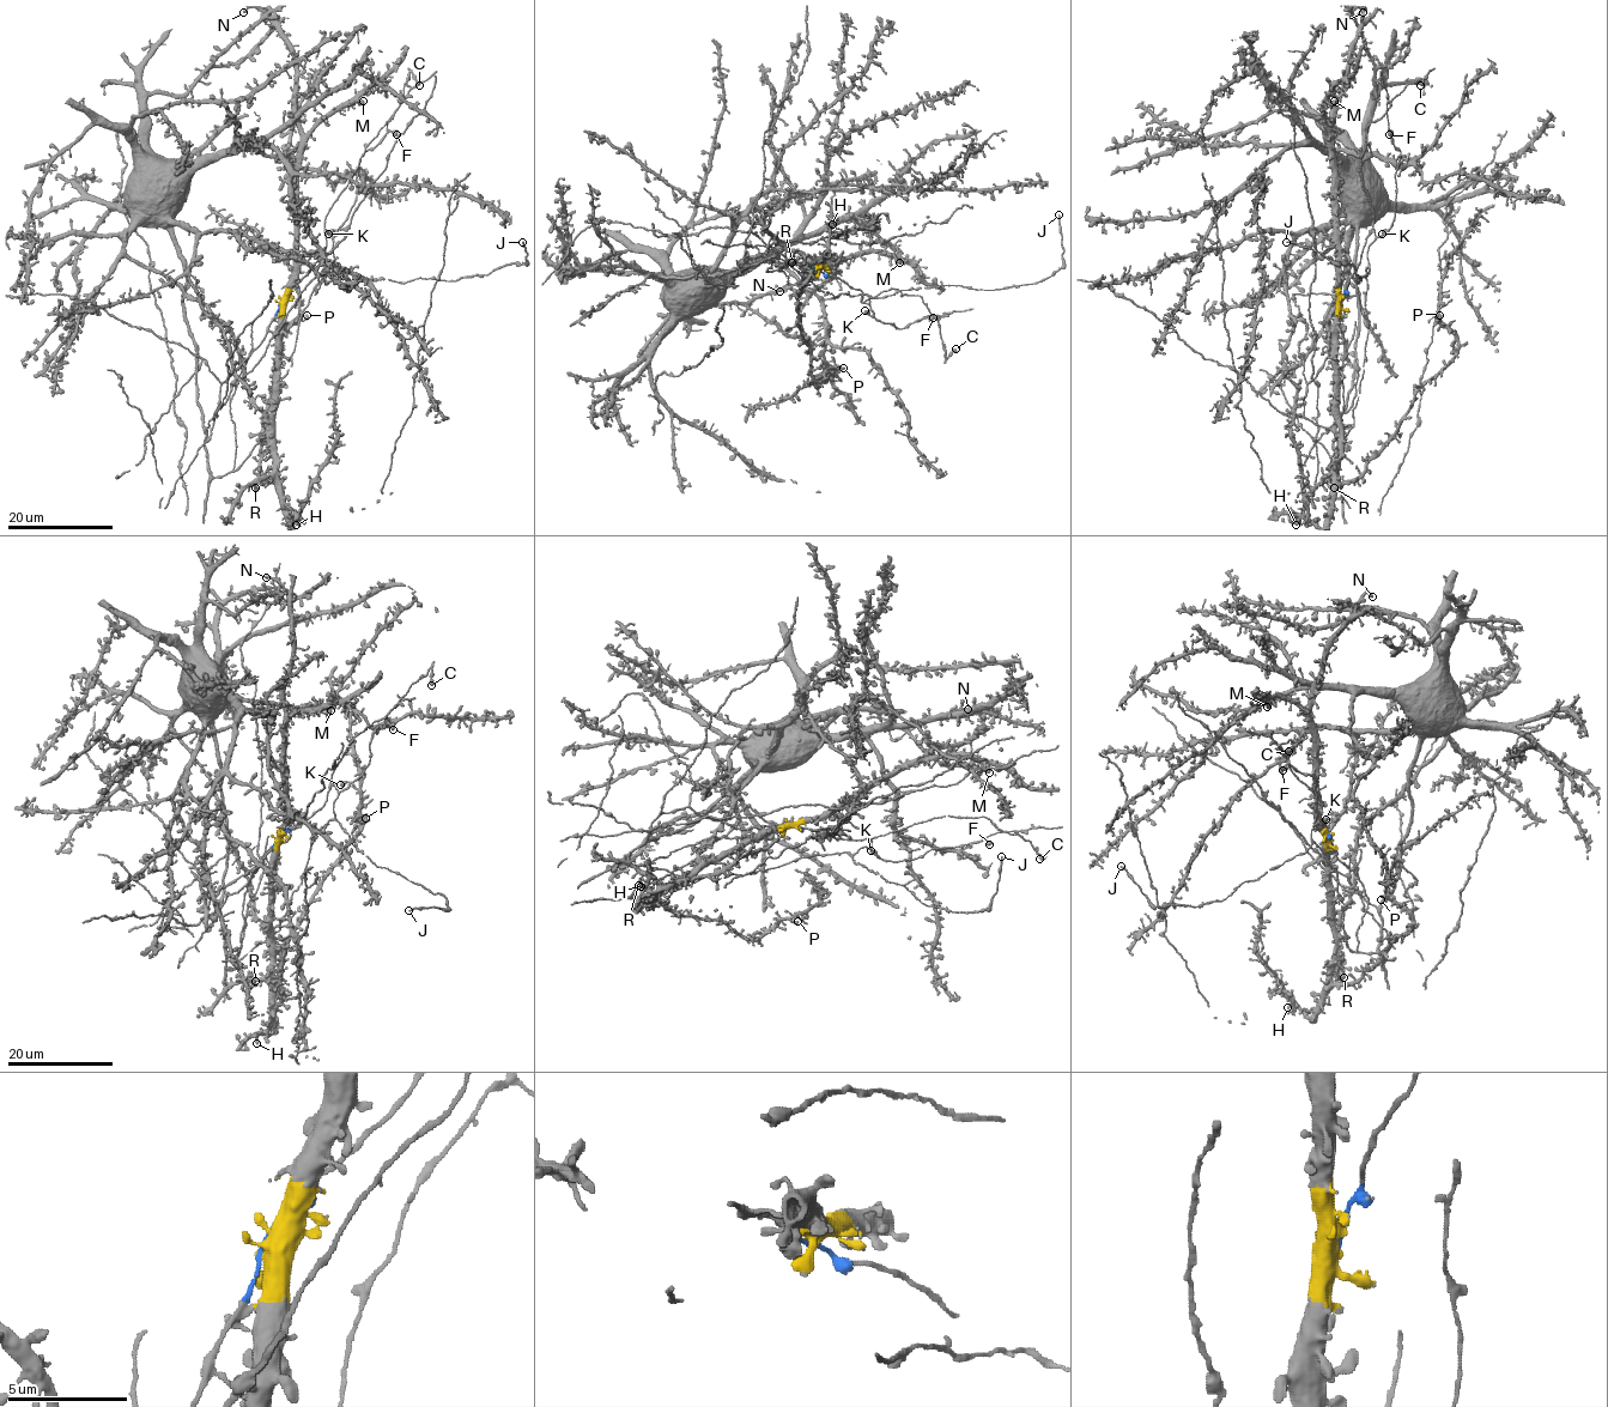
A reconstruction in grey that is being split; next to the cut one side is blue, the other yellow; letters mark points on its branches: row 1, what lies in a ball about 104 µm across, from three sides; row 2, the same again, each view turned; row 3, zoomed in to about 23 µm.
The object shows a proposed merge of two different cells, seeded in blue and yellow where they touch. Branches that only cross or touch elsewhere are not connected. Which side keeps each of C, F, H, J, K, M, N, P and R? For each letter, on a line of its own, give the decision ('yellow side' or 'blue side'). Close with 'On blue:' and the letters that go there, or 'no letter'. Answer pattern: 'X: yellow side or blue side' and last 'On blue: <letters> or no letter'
C: blue side
F: blue side
H: yellow side
J: blue side
K: blue side
M: yellow side
N: yellow side
P: yellow side
R: yellow side
On blue: C, F, J, K

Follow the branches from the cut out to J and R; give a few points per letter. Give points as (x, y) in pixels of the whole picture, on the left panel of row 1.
J: (280, 301), (325, 253), (327, 231), (338, 268), (407, 283), (456, 281), (526, 261), (522, 242)
R: (280, 301), (274, 468), (254, 483), (255, 489)

